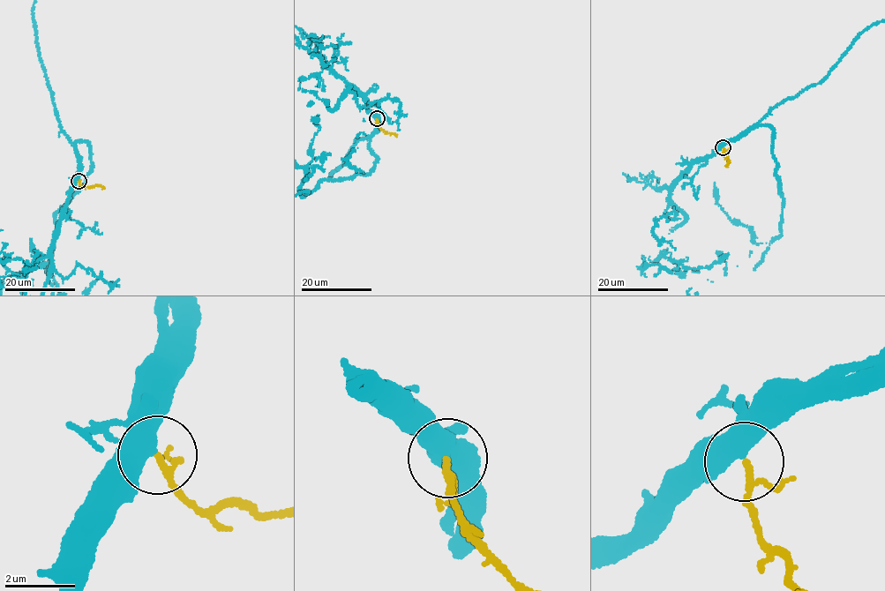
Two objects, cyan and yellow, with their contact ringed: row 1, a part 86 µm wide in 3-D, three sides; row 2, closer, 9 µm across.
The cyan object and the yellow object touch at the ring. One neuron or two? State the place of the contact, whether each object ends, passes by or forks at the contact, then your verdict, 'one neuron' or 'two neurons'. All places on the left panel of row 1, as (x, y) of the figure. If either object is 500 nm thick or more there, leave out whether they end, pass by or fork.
(78, 181) | cyan passes by | yellow passes by | one neuron

